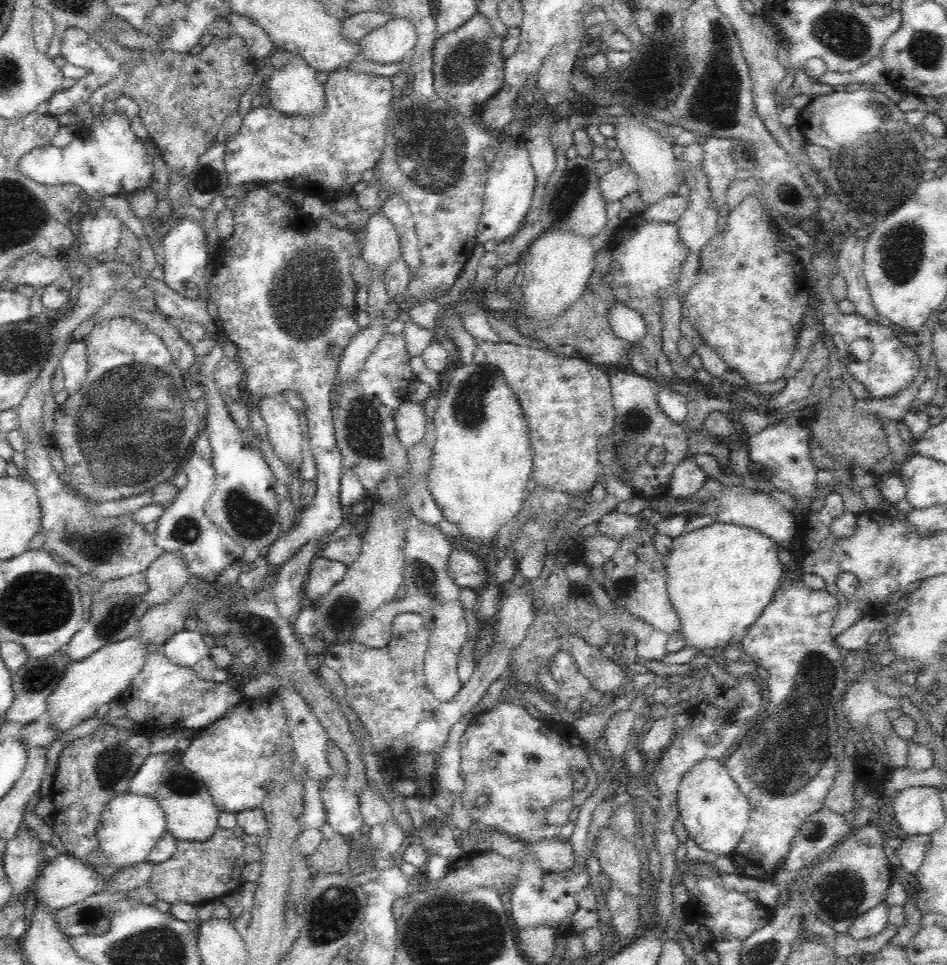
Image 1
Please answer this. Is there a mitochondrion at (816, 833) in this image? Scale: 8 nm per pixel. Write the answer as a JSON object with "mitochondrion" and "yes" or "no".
{"mitochondrion":"no"}

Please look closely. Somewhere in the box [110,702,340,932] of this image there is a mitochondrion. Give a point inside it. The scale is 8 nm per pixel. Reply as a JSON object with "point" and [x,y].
{"point":[184,784]}

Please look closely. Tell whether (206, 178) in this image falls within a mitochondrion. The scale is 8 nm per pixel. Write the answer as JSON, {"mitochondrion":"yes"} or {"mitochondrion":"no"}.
{"mitochondrion":"yes"}

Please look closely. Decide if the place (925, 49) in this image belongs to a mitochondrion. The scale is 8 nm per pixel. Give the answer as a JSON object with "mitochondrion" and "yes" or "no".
{"mitochondrion":"yes"}

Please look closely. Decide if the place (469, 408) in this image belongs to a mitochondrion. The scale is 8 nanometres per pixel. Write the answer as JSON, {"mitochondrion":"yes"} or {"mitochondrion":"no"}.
{"mitochondrion":"yes"}

